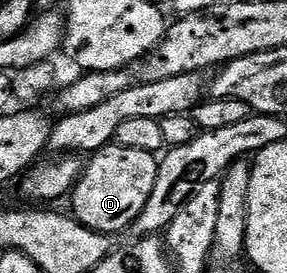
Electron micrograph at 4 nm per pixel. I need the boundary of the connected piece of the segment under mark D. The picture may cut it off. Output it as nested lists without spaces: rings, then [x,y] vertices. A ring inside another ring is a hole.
[[[113,142],[93,153],[85,161],[82,175],[78,177],[78,183],[72,189],[72,197],[74,196],[72,215],[74,219],[97,232],[119,234],[118,232],[124,231],[125,228],[127,231],[133,225],[134,219],[140,214],[140,210],[144,210],[144,206],[152,194],[152,186],[156,186],[158,161],[159,157],[155,153],[144,150],[128,150]]]

